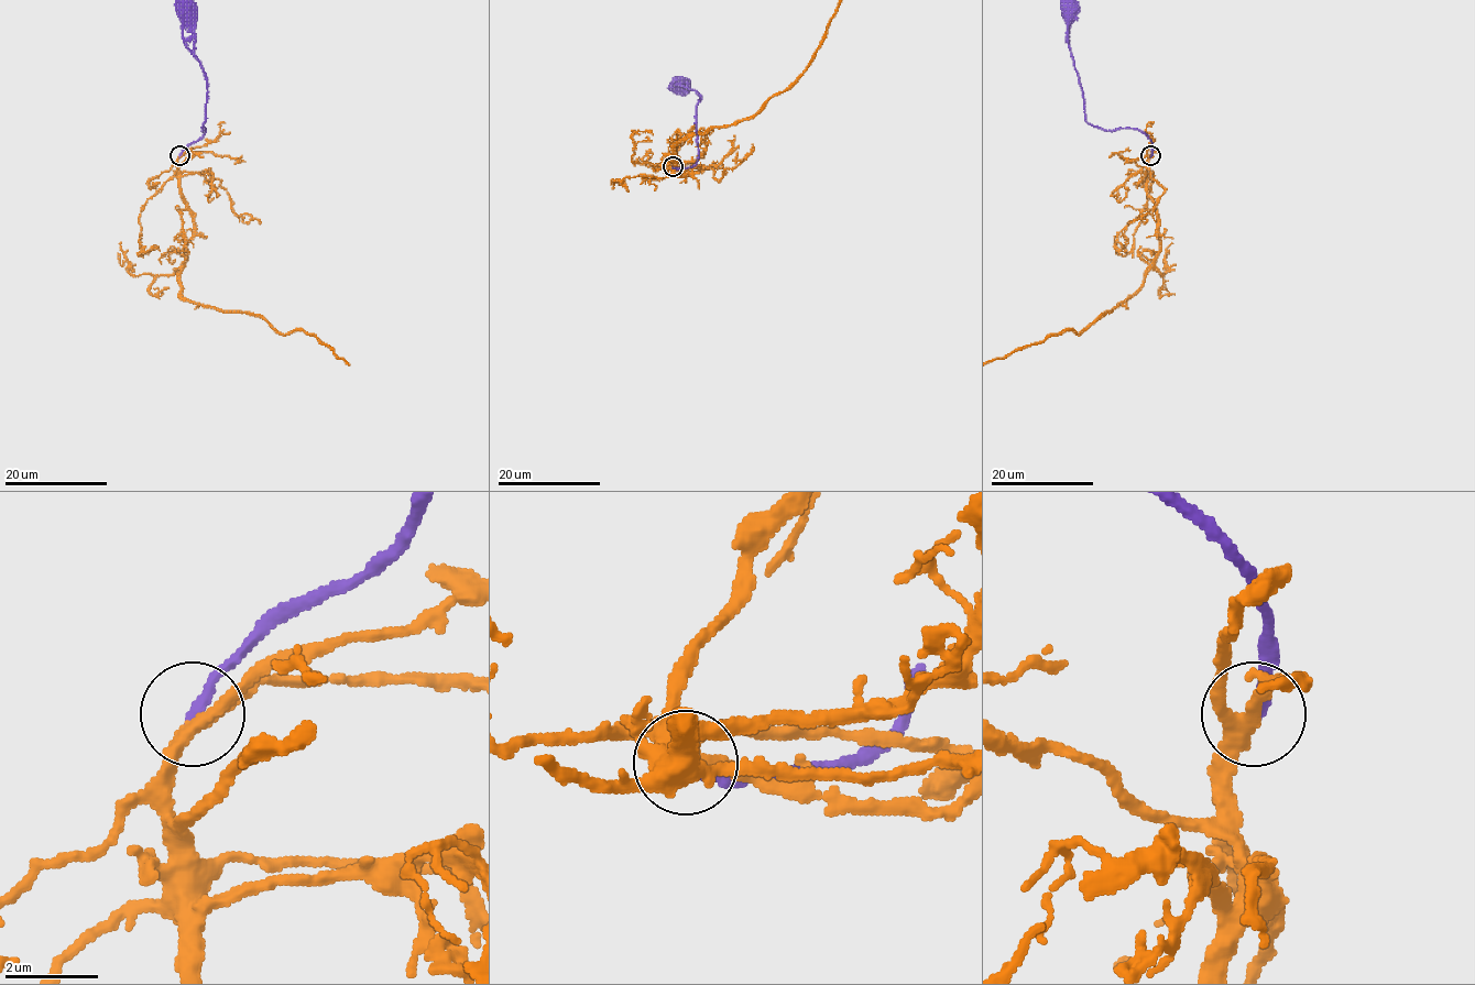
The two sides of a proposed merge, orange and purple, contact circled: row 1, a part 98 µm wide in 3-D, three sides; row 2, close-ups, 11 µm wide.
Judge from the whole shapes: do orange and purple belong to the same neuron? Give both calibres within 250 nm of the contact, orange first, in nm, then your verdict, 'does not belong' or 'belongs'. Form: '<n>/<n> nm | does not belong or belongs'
280/260 nm | belongs

